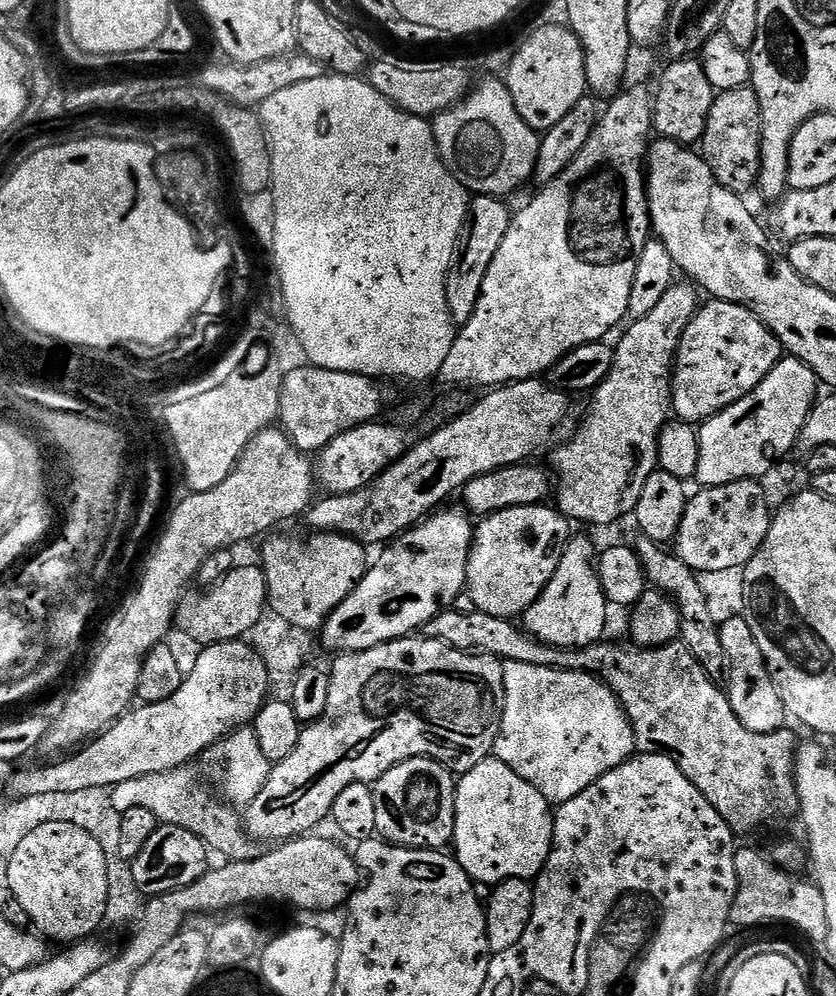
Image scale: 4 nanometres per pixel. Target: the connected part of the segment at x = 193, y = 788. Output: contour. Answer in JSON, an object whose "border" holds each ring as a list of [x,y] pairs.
{"border":[[[183,766],[169,772],[130,778],[130,782],[117,784],[110,792],[115,811],[121,813],[135,808],[150,810],[150,814],[154,814],[160,824],[182,826],[198,834],[213,853],[221,852],[229,861],[252,860],[255,856],[261,855],[261,841],[253,840],[248,835],[242,823],[241,813],[223,799],[212,800],[211,794],[200,785],[193,768]]]}

